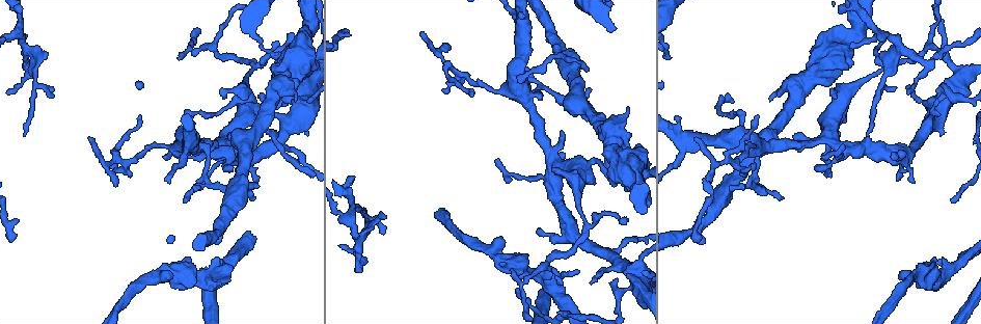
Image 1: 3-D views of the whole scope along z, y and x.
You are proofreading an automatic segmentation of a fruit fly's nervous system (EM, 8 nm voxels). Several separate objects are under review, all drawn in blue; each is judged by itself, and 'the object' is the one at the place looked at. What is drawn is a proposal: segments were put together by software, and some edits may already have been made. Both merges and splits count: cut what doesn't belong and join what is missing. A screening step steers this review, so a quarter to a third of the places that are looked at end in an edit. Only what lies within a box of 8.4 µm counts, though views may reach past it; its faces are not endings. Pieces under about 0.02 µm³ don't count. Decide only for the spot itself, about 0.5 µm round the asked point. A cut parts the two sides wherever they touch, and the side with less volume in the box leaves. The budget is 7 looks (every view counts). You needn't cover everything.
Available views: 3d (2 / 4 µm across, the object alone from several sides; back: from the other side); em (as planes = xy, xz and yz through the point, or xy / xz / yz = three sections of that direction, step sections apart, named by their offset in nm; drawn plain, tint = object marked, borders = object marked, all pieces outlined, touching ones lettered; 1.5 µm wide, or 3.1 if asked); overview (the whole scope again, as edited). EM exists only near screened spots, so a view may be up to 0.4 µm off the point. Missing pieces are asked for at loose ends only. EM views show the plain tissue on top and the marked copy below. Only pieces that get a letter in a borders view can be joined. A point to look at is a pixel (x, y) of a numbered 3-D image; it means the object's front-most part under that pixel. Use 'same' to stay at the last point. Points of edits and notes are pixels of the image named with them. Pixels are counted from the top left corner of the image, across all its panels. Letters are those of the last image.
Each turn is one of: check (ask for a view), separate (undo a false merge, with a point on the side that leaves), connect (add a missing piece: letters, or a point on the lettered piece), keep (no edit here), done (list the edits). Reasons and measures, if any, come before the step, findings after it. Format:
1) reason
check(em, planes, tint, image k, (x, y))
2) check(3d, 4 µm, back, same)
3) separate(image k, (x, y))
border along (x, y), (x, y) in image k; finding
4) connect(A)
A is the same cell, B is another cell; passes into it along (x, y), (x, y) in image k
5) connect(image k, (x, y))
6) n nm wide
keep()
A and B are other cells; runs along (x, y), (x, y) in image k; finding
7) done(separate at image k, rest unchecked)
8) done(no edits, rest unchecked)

end of a long branch
check(em, xz, step 4, borders, image 1, (184, 198))

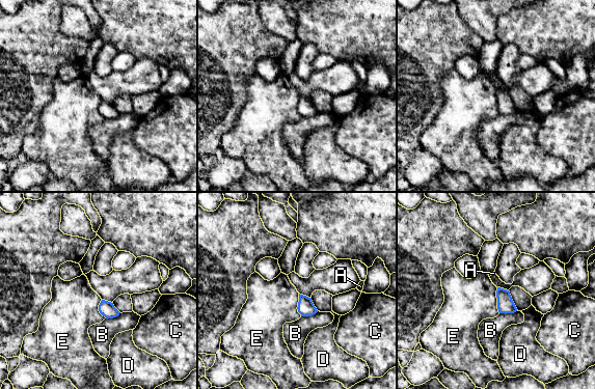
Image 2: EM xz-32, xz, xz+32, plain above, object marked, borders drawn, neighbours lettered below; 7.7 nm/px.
110 nm wide
keep()
A, B, C, D and E are other cells; border along (496, 287), (496, 308), (499, 312) in image 2; none of them fits

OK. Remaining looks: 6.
an open end
check(em, planes, borders, image 1, (138, 115))

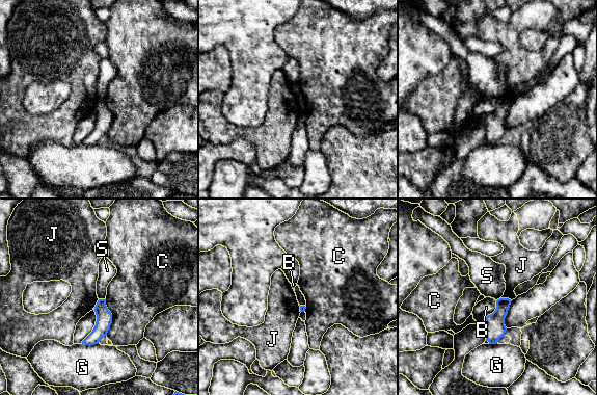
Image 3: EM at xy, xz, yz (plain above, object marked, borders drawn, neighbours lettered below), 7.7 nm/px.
keep()
B, C, G, J and S are other cells; border along (99, 298), (104, 299) in image 3; no lettered piece goes on from it

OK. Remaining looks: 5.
branch stops here
check(em, planes, borders, image 1, (293, 35))

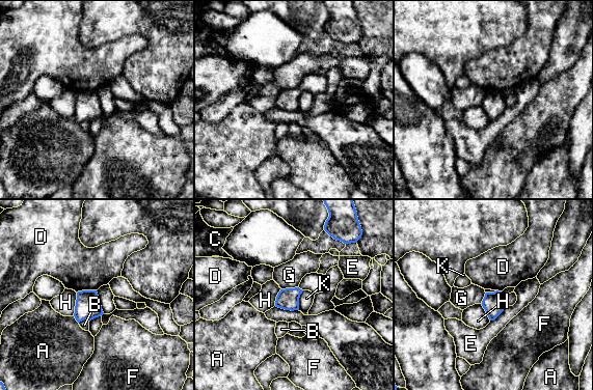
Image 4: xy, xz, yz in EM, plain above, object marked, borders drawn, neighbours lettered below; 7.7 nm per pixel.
170 nm wide; K touches over 200 nm
keep()
A, B, C, D, E, F, G, H and K are other cells; none of them fits

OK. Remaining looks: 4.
done(no edits, rest unchecked)

